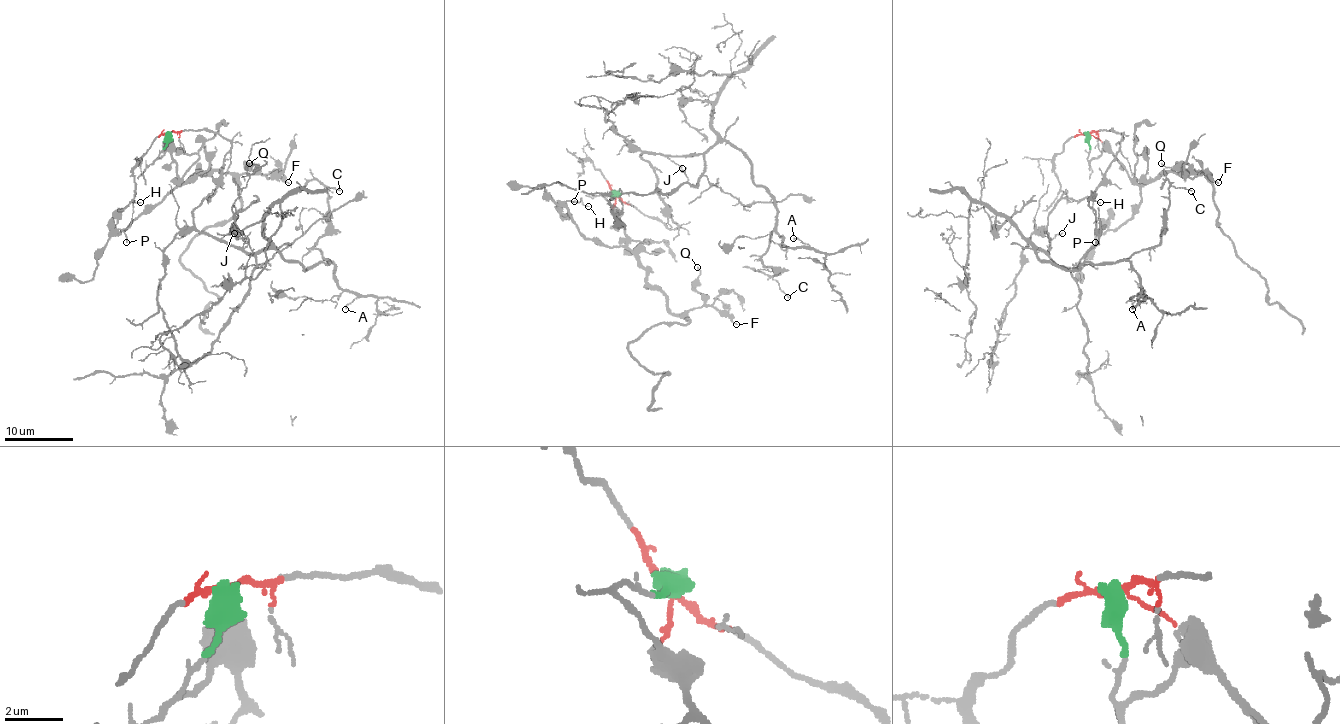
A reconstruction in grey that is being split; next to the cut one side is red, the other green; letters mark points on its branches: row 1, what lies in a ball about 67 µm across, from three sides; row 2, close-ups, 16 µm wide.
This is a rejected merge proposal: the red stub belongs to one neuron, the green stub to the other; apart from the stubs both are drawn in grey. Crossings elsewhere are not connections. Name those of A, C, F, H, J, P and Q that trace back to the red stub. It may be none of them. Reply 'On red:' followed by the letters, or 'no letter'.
On red: A, C, J

